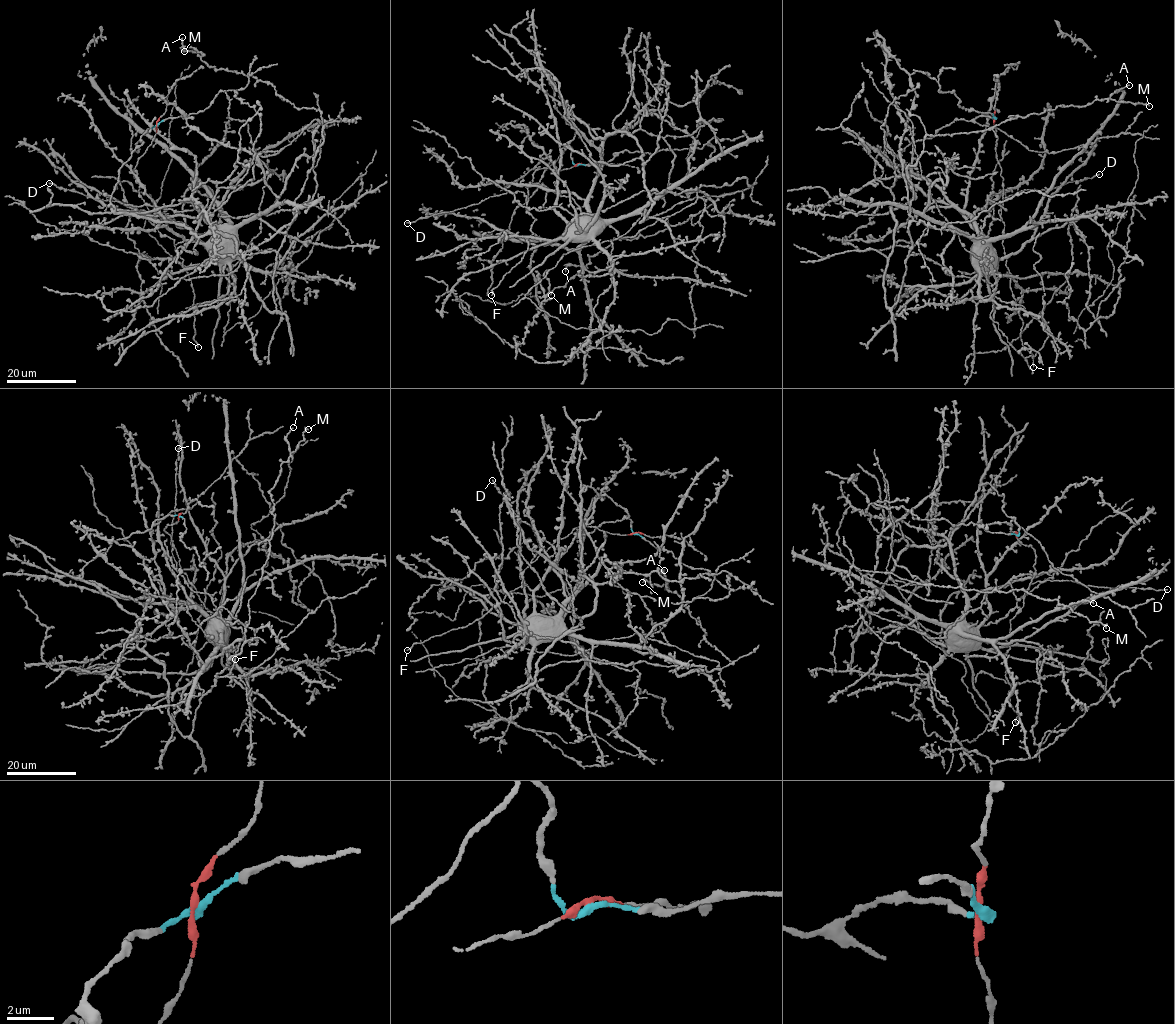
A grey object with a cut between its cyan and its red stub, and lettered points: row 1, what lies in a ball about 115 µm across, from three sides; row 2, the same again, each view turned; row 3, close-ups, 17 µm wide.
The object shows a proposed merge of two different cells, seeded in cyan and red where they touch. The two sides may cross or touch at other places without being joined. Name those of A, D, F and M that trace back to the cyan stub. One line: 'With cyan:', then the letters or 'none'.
With cyan: A, M

